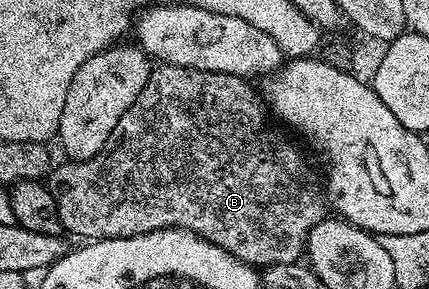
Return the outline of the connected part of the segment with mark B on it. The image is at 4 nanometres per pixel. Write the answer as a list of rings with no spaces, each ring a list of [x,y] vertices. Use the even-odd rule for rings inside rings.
[[[165,63],[152,67],[151,77],[145,86],[145,90],[141,90],[137,102],[133,102],[133,106],[129,106],[129,110],[125,110],[121,122],[117,122],[117,126],[113,130],[111,141],[107,143],[107,147],[88,160],[63,162],[60,168],[58,165],[50,173],[49,187],[51,193],[55,195],[57,212],[61,214],[63,232],[67,234],[72,232],[75,236],[84,236],[82,239],[90,242],[92,240],[112,240],[113,238],[140,236],[141,234],[149,234],[166,228],[184,228],[186,232],[192,232],[203,240],[221,246],[223,250],[233,254],[238,260],[244,260],[252,266],[296,263],[304,255],[309,230],[313,230],[313,226],[317,226],[317,222],[325,219],[329,212],[329,204],[325,199],[324,189],[322,187],[319,189],[315,185],[315,180],[311,177],[311,172],[307,169],[302,154],[291,145],[289,137],[282,136],[277,129],[271,128],[270,122],[267,121],[269,112],[264,101],[260,97],[259,101],[251,93],[251,88],[247,84],[250,83],[242,76],[230,76],[220,72],[193,70],[185,66],[173,66]]]

